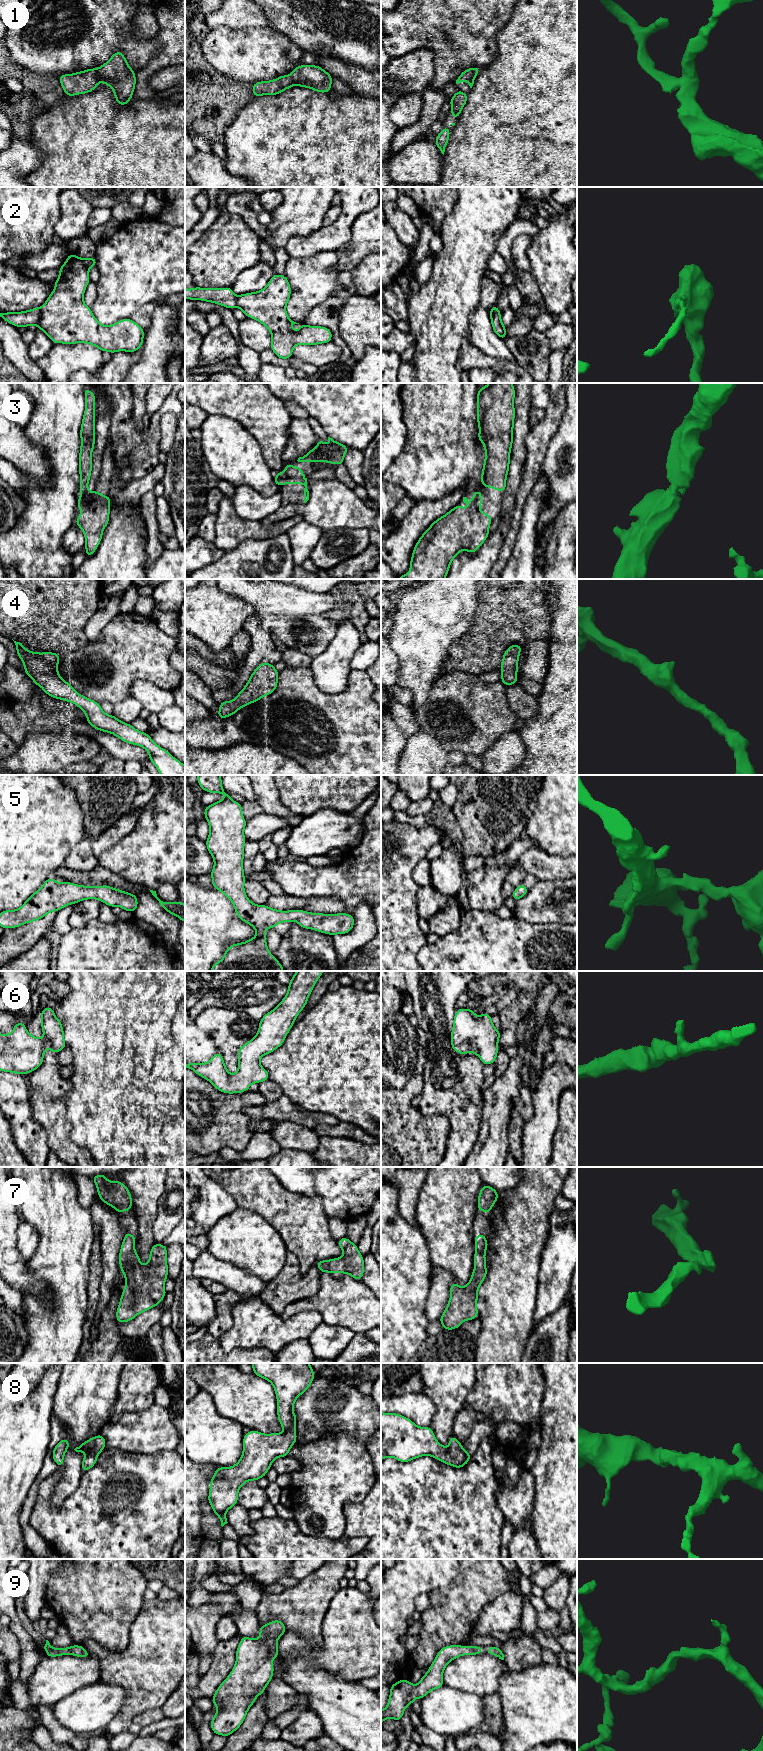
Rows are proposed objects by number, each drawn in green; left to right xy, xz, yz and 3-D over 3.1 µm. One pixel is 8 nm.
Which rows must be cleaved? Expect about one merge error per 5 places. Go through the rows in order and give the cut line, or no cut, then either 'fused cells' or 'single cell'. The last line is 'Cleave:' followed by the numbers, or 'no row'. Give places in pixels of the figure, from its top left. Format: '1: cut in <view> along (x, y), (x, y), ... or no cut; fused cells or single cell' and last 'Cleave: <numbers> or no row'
1: no cut; single cell
2: cut in xy along (40, 308), (40, 317), (36, 323); fused cells
3: no cut; single cell
4: no cut; single cell
5: no cut; single cell
6: no cut; single cell
7: no cut; single cell
8: no cut; single cell
9: no cut; single cell
Cleave: 2

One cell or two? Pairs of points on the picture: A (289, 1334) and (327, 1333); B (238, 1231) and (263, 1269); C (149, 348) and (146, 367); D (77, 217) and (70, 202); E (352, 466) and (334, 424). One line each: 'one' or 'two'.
A: two
B: one
C: one
D: one
E: two

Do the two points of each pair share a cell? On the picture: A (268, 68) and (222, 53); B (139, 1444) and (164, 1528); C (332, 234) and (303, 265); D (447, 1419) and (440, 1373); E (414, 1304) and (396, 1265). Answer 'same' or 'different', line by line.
A: same
B: different
C: different
D: same
E: same

